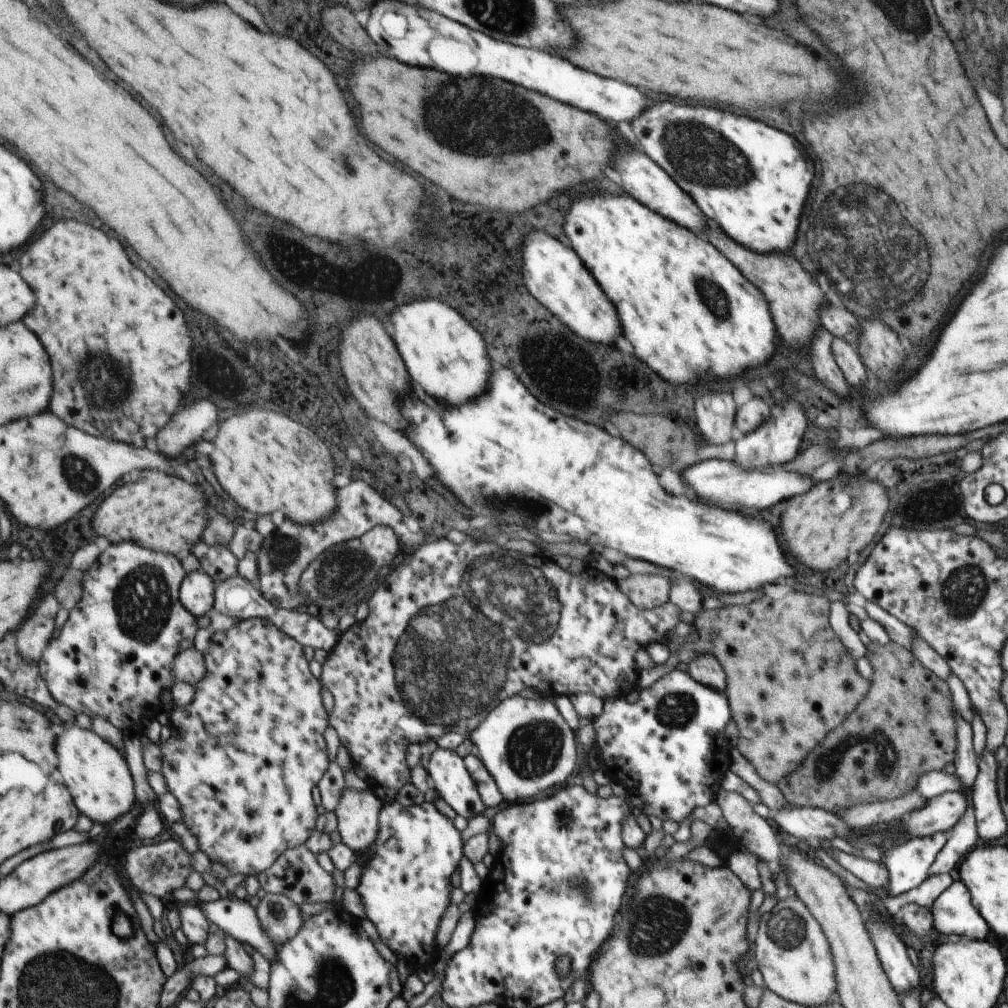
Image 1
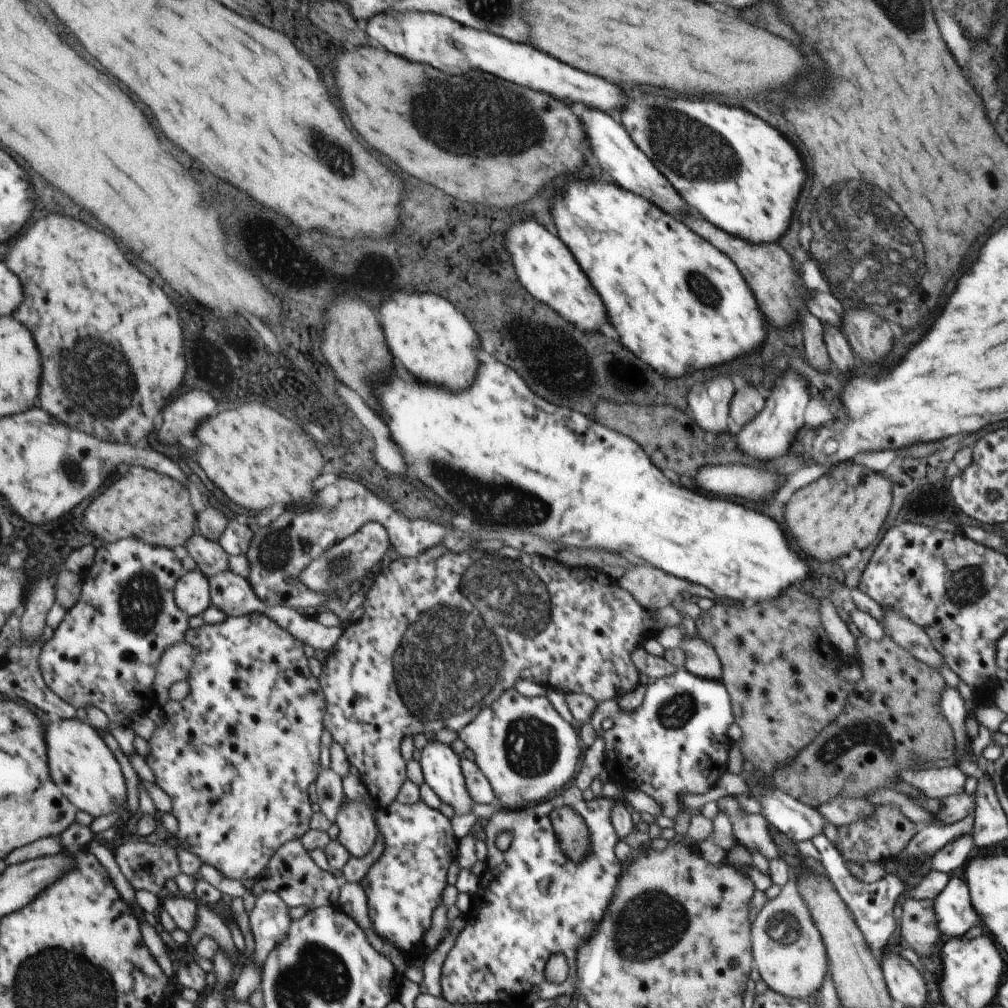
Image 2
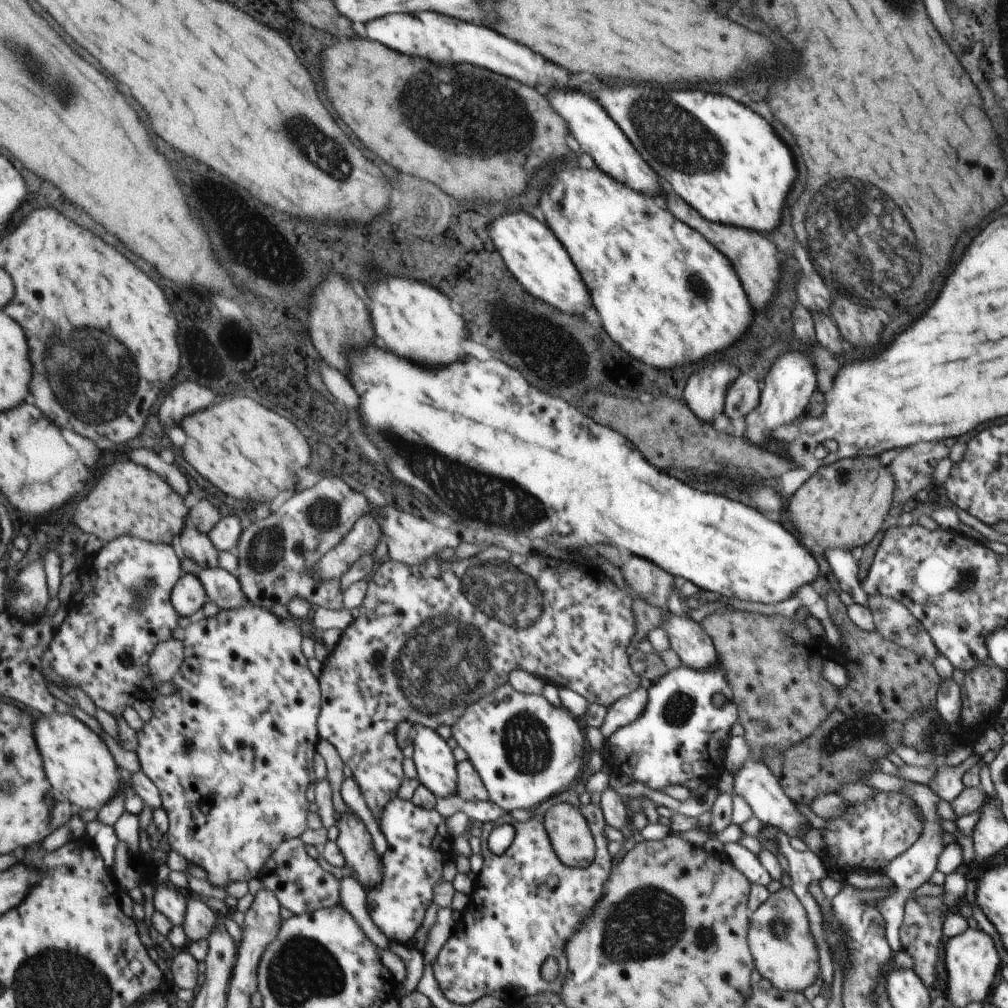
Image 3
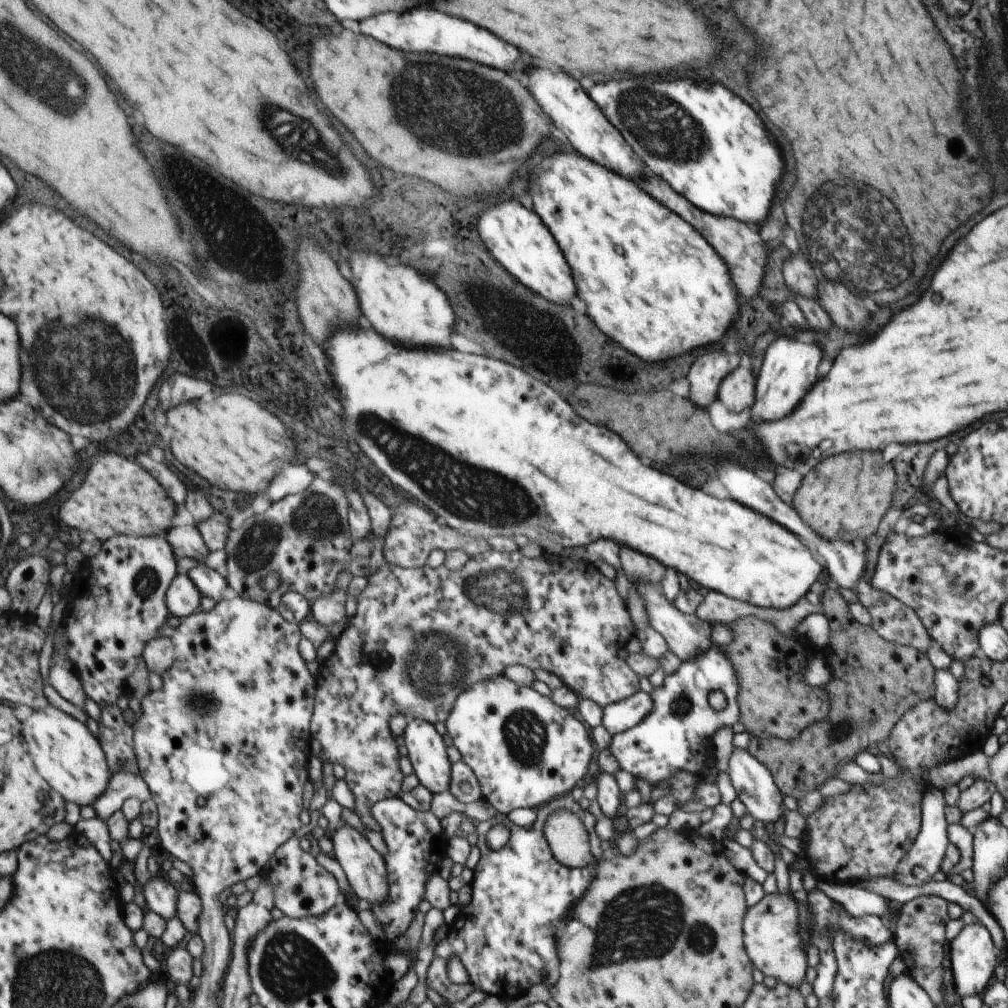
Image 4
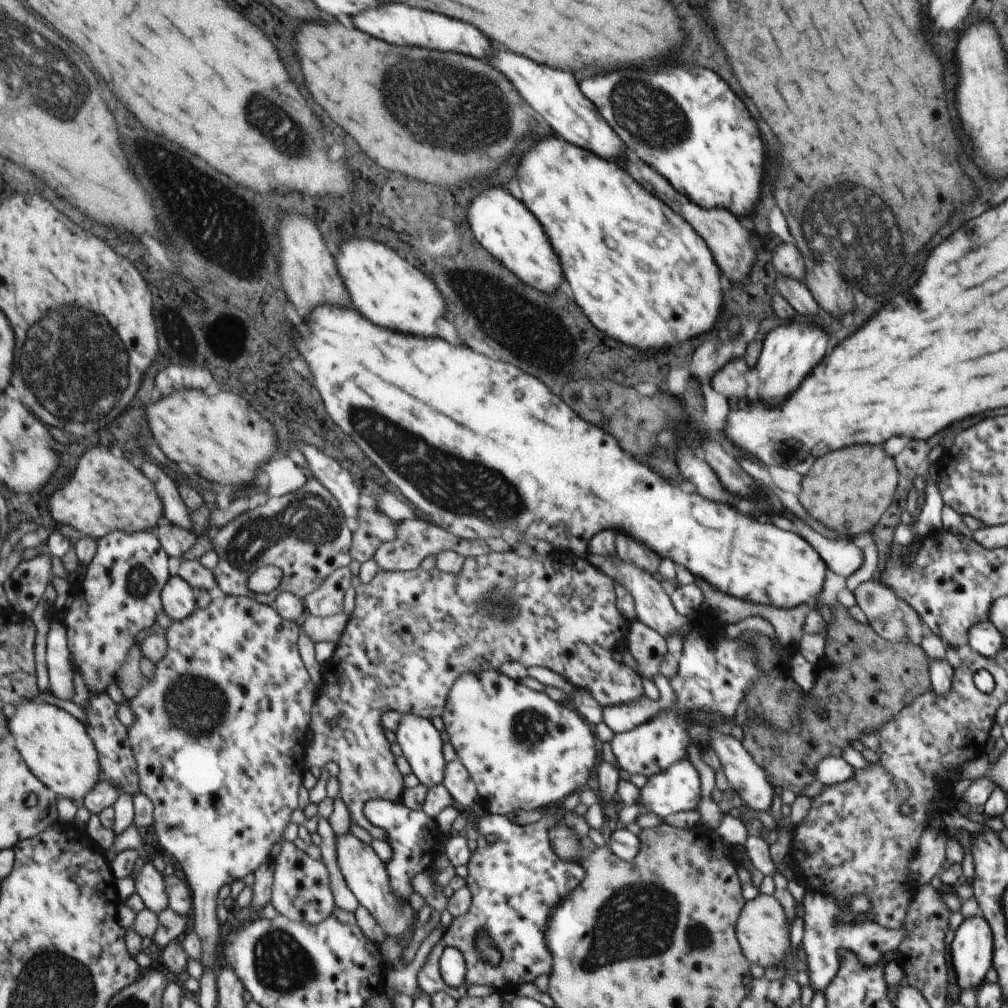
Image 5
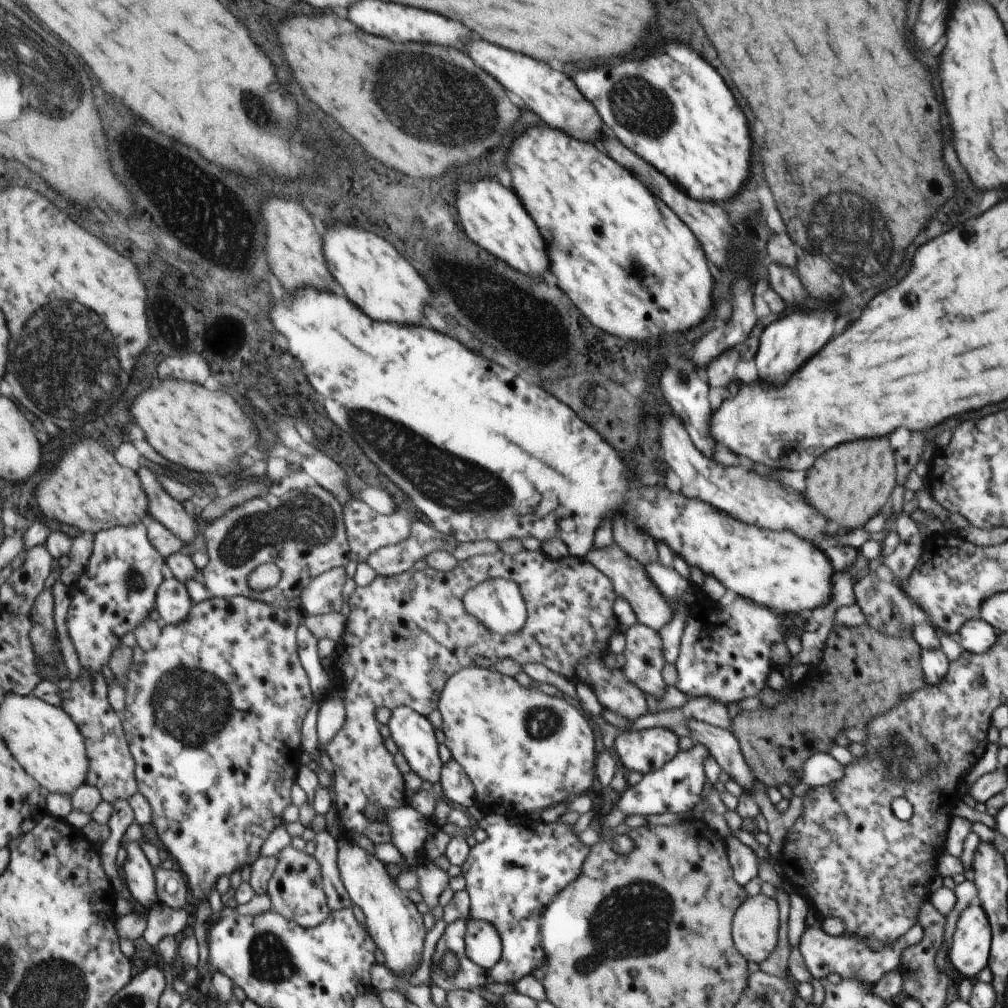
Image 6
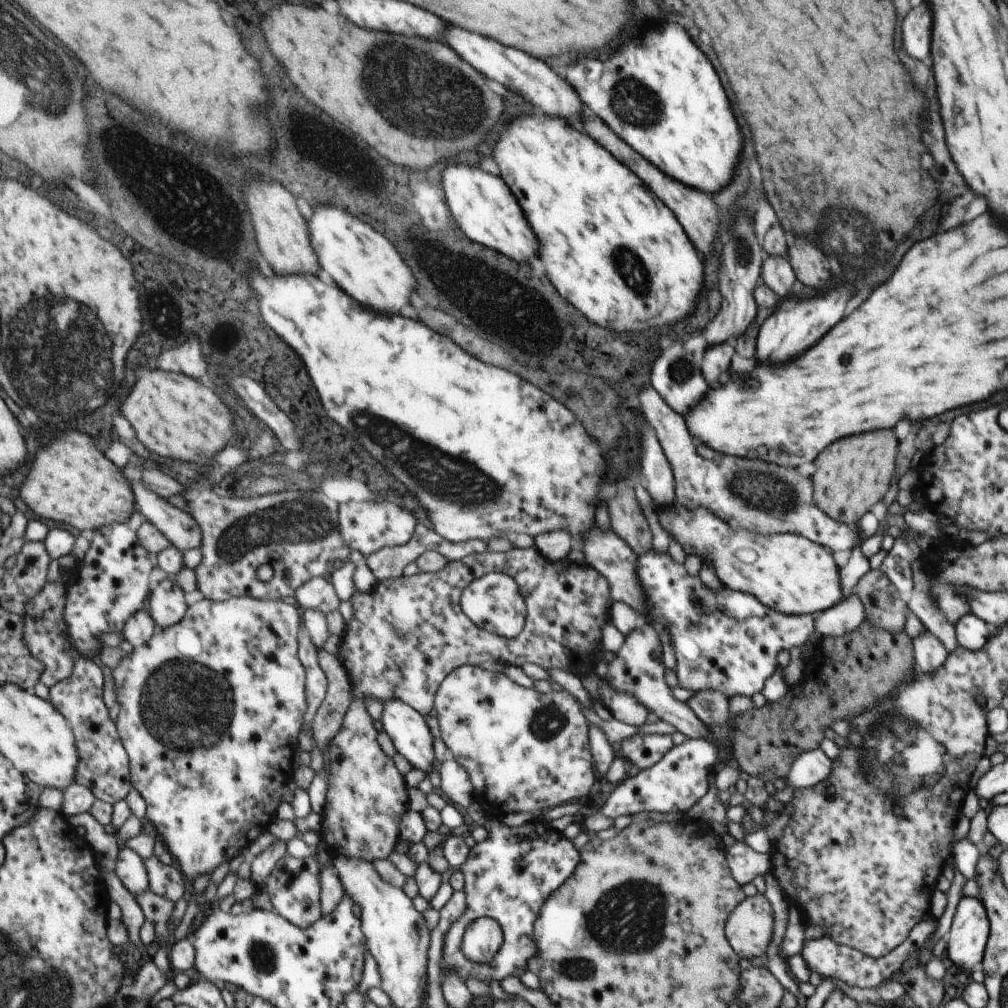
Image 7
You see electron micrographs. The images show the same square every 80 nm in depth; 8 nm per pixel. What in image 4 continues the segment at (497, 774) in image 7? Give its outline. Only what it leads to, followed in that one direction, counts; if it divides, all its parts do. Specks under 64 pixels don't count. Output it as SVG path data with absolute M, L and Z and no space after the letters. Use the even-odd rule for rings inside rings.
M503 674L473 685L463 686L461 696L452 704L451 714L444 720L452 745L461 755L461 761L476 775L483 790L483 799L498 813L507 814L513 808L537 810L545 803L565 795L581 774L587 772L591 760L591 742L585 726L575 720L561 705L543 696L531 687L519 687Z

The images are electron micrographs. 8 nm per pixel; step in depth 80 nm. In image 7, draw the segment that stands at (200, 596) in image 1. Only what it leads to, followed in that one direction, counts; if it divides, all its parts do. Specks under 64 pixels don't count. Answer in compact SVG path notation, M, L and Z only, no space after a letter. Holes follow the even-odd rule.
M174 578L161 581L151 592L150 614L159 629L169 628L180 623L187 614L188 606L185 591Z

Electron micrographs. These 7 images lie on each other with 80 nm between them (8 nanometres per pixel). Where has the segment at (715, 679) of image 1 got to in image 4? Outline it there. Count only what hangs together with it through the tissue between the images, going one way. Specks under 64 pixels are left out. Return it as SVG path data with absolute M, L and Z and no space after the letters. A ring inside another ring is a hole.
M653 582L631 583L636 587L637 592L643 598L649 627L654 628L666 642L668 650L671 651L677 662L692 661L698 655L702 655L706 650L713 646L710 639L711 625L702 621L694 614L682 613L679 609L669 604L661 594L660 587Z

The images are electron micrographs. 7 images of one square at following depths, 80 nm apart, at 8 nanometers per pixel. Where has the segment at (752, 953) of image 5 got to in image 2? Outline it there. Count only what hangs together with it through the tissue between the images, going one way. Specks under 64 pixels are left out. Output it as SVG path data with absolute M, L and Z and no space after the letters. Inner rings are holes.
M787 866L789 880L780 888L777 896L768 900L756 914L751 929L751 945L754 963L757 964L760 979L773 992L783 996L806 1000L808 996L819 994L822 980L827 972L827 946L823 944L821 935L813 922L808 907L804 904L796 888L795 870Z

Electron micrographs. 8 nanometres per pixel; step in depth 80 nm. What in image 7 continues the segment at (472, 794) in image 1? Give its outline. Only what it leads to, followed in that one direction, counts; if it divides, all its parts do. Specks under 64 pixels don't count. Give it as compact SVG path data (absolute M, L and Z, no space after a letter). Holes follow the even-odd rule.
M397 699L386 700L381 713L381 726L396 750L411 768L421 770L425 775L433 768L431 734L425 720L410 705Z

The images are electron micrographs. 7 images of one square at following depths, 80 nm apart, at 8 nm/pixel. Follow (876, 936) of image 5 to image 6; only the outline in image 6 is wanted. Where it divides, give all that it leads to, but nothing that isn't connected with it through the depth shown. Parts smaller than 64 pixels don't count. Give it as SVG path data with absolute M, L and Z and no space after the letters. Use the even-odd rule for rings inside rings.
M811 904L807 906L807 912L804 919L804 930L798 940L798 949L803 957L805 968L808 970L811 978L817 978L820 982L825 982L827 974L839 974L840 977L849 977L863 981L866 983L875 984L885 972L889 972L897 968L901 956L901 951L907 946L911 946L922 935L921 927L915 923L905 934L901 935L896 942L885 943L884 947L873 950L868 947L868 942L863 938L843 935L830 936L821 929L823 918L816 915L816 912L811 908Z

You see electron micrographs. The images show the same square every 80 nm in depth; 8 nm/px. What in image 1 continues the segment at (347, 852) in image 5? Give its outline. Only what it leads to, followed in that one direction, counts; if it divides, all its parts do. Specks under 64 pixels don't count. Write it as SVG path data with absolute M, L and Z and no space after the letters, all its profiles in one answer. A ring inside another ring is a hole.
M345 787L337 814L339 819L339 837L341 842L350 846L355 854L363 852L372 840L379 834L379 812L383 804L368 788L359 790L356 788Z

